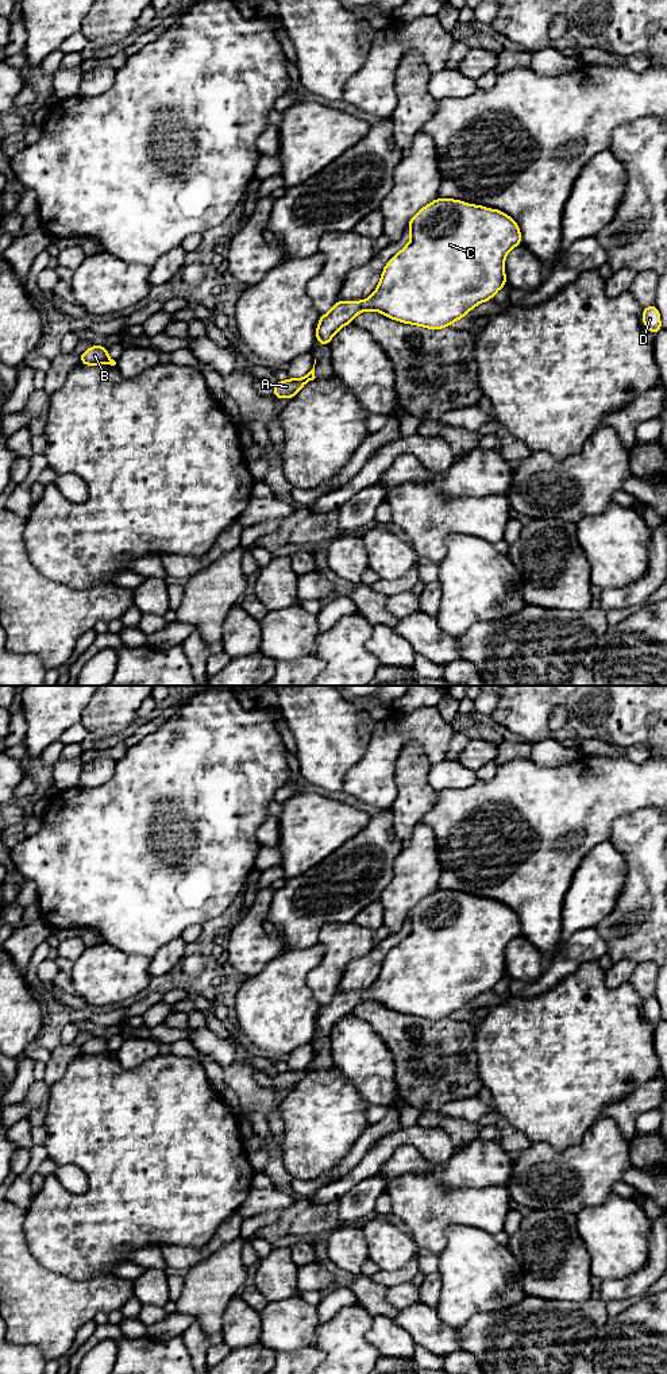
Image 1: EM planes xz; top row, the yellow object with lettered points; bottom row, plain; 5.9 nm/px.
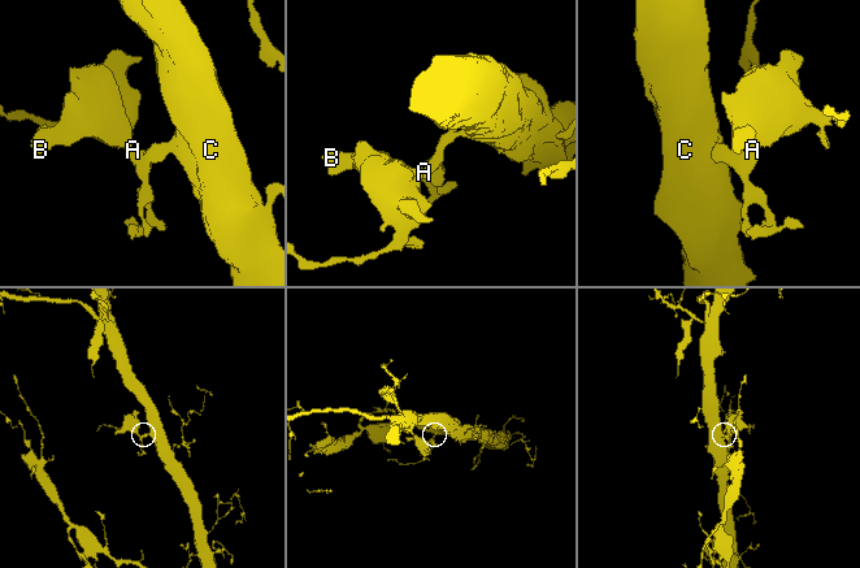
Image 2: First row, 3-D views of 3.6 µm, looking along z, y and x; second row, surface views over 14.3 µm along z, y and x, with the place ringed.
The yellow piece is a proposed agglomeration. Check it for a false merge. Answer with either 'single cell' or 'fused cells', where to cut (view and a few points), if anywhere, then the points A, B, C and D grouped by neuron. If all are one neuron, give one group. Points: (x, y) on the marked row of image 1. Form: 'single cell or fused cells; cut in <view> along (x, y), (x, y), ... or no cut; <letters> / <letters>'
single cell; no cut; A B C D

